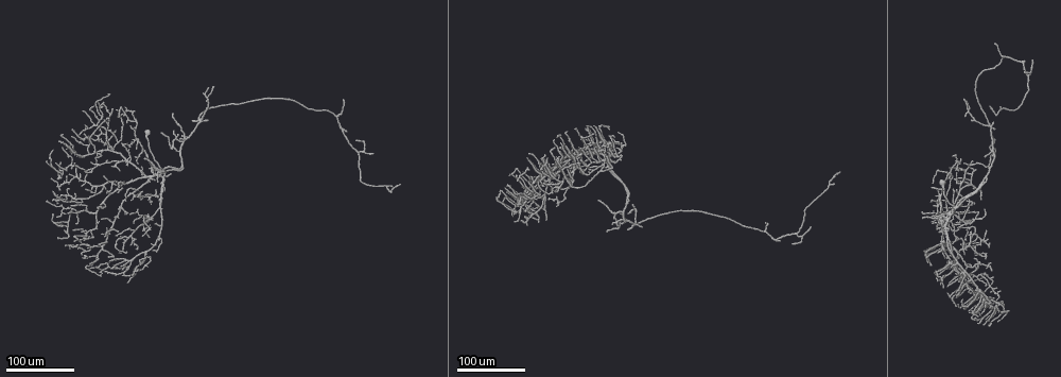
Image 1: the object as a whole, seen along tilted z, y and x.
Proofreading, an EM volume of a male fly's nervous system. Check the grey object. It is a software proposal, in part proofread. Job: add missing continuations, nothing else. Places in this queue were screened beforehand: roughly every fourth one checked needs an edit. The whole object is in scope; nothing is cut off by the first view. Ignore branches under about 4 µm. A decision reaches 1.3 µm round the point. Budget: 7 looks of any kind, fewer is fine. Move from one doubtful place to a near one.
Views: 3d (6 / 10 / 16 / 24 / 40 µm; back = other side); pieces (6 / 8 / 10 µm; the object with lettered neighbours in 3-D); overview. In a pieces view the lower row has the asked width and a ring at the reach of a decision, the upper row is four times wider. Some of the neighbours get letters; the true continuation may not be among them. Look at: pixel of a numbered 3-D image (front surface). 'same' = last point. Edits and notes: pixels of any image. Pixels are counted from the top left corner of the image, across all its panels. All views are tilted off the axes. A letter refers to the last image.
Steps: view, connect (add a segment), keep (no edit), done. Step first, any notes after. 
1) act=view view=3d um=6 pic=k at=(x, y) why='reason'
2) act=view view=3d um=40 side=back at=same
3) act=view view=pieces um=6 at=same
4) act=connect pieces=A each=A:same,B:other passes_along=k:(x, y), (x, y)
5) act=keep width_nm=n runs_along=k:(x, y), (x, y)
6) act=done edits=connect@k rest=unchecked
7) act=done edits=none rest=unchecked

act=view view=3d um=24 pic=1 at=(74, 164) why='branch stops here'

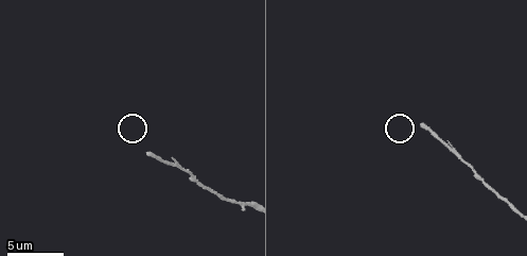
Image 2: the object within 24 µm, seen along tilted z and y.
act=view view=pieces um=10 pic=2 at=(421, 125)

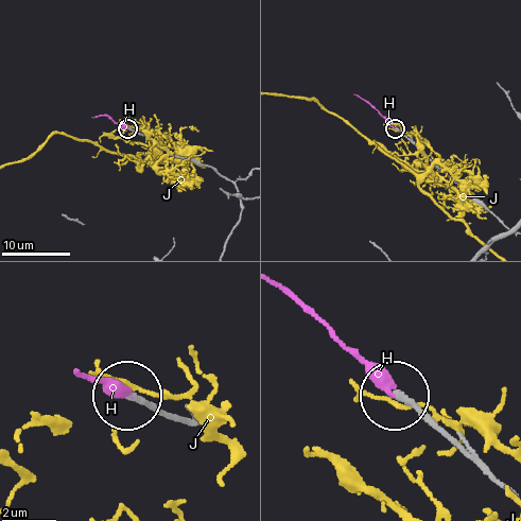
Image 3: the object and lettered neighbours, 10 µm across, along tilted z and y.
act=connect pieces=H each=H:same,J:other found='the neuron continues'

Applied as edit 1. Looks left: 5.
act=view view=3d um=40 pic=1 at=(84, 173) why='long arm stops here'

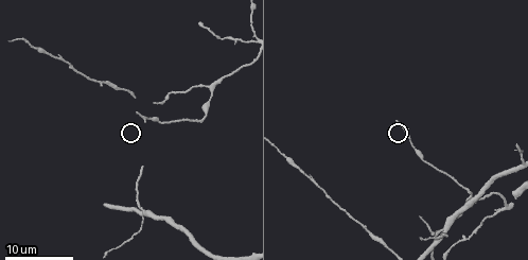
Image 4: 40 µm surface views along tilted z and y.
act=view view=pieces um=8 pic=4 at=(396, 122)

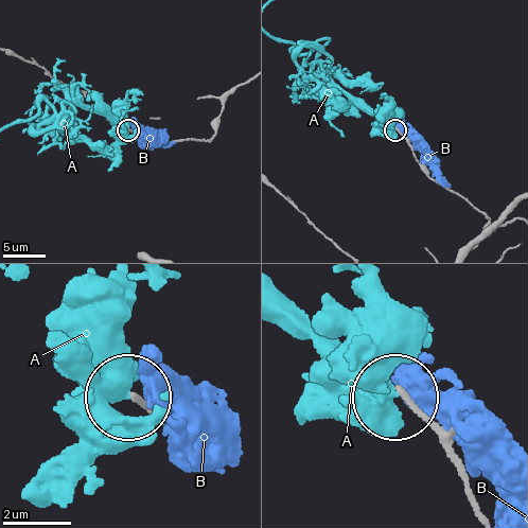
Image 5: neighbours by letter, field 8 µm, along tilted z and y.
act=keep width_nm=150 each=A:other,B:other found='no lettered segment goes on from it'

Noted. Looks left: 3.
act=view view=3d um=24 pic=1 at=(974, 245) why='free end'

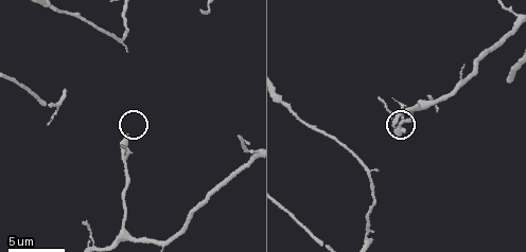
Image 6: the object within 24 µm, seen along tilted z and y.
act=view view=pieces um=10 pic=6 at=(127, 136)

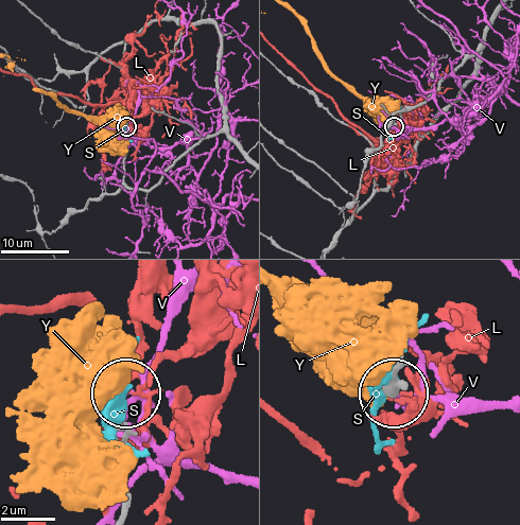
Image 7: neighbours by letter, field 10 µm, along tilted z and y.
act=keep each=L:other,S:other,V:other,Y:other found='none of them fits'

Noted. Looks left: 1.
act=done edits=connect@3 rest=unchecked

